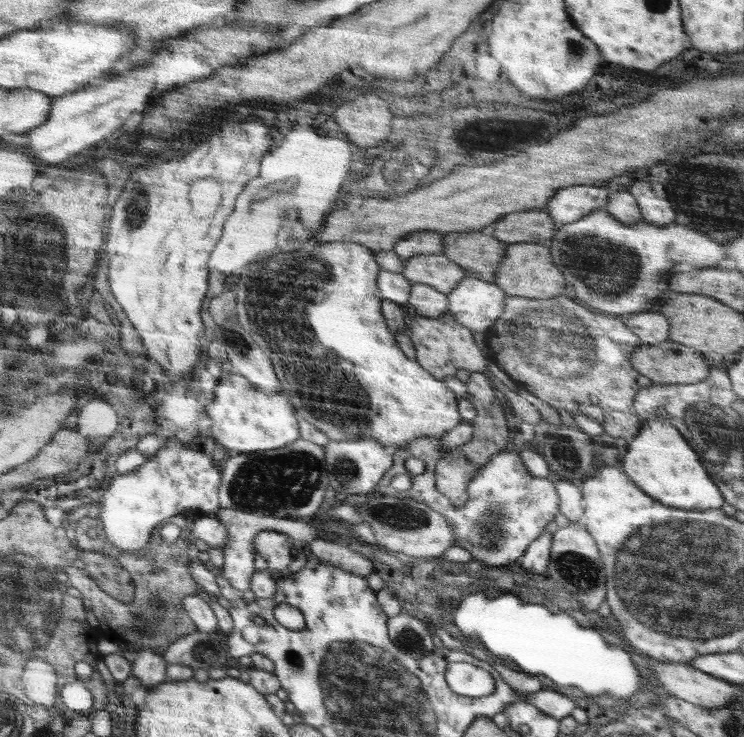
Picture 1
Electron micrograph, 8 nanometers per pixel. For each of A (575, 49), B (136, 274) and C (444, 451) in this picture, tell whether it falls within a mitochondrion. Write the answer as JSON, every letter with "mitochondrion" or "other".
{"A":"mitochondrion","B":"other","C":"other"}

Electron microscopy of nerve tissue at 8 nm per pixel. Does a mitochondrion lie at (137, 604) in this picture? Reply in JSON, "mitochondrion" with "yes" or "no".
{"mitochondrion":"yes"}

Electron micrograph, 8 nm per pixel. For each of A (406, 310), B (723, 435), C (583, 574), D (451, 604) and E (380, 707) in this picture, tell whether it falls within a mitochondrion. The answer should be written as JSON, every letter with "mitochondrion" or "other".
{"A":"other","B":"mitochondrion","C":"mitochondrion","D":"other","E":"mitochondrion"}

